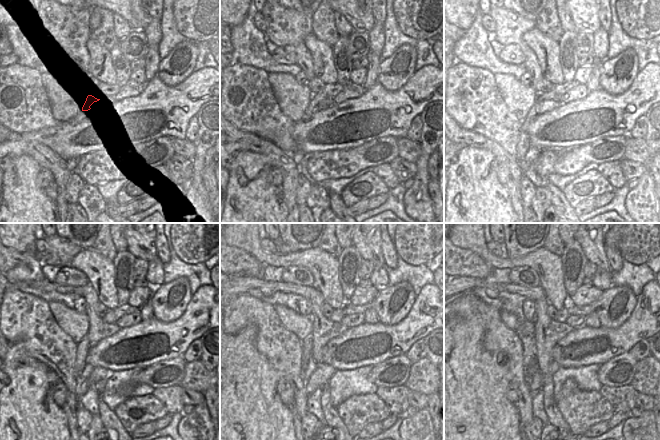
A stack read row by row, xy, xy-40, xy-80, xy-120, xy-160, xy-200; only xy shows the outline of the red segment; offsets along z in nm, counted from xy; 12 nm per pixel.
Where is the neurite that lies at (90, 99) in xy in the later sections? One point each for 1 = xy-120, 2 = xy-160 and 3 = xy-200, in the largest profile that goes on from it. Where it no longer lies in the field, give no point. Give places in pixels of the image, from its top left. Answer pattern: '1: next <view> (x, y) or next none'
1: next xy-120 (83, 346)
2: next xy-160 (307, 344)
3: next xy-200 (563, 314)

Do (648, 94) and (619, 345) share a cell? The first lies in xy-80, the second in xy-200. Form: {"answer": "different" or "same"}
{"answer": "same"}

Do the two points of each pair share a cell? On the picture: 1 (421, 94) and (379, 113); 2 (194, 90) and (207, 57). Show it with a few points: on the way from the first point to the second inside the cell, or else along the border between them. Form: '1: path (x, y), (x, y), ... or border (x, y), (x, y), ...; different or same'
1: path (411, 97), (402, 106), (389, 113); same
2: border (209, 66), (194, 72); different

